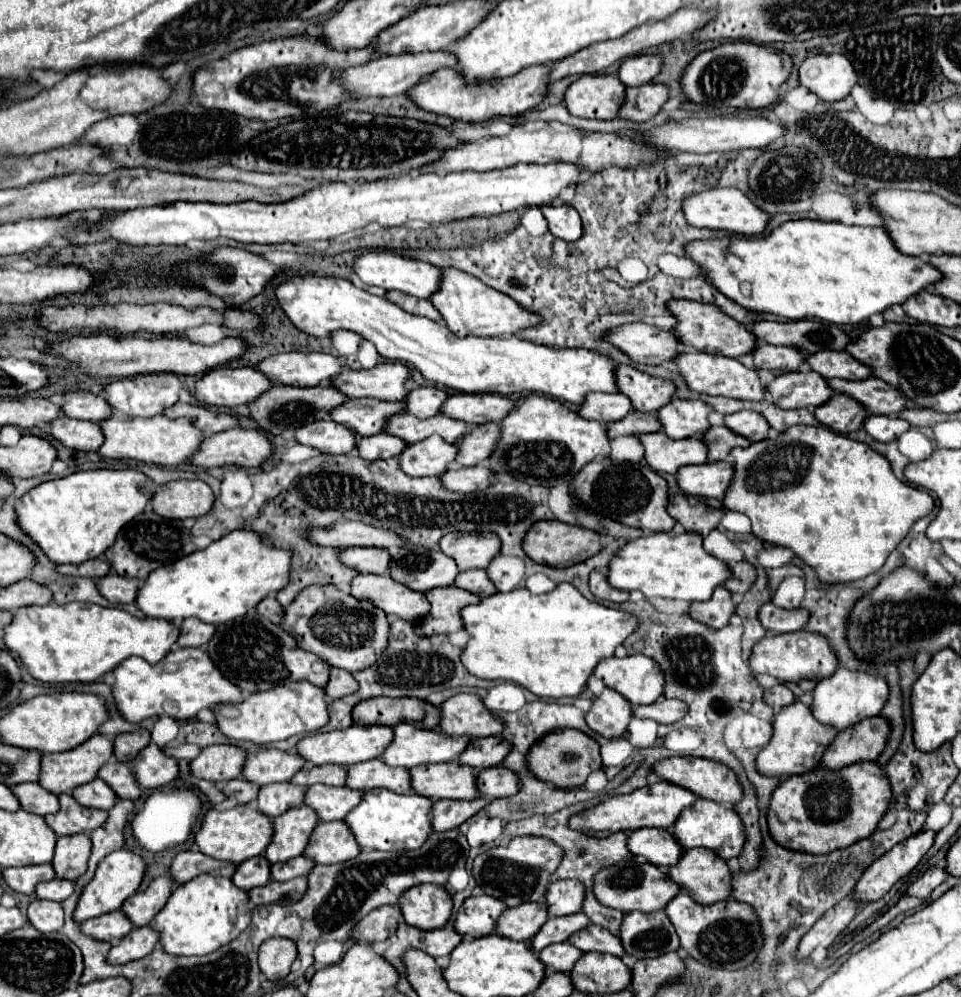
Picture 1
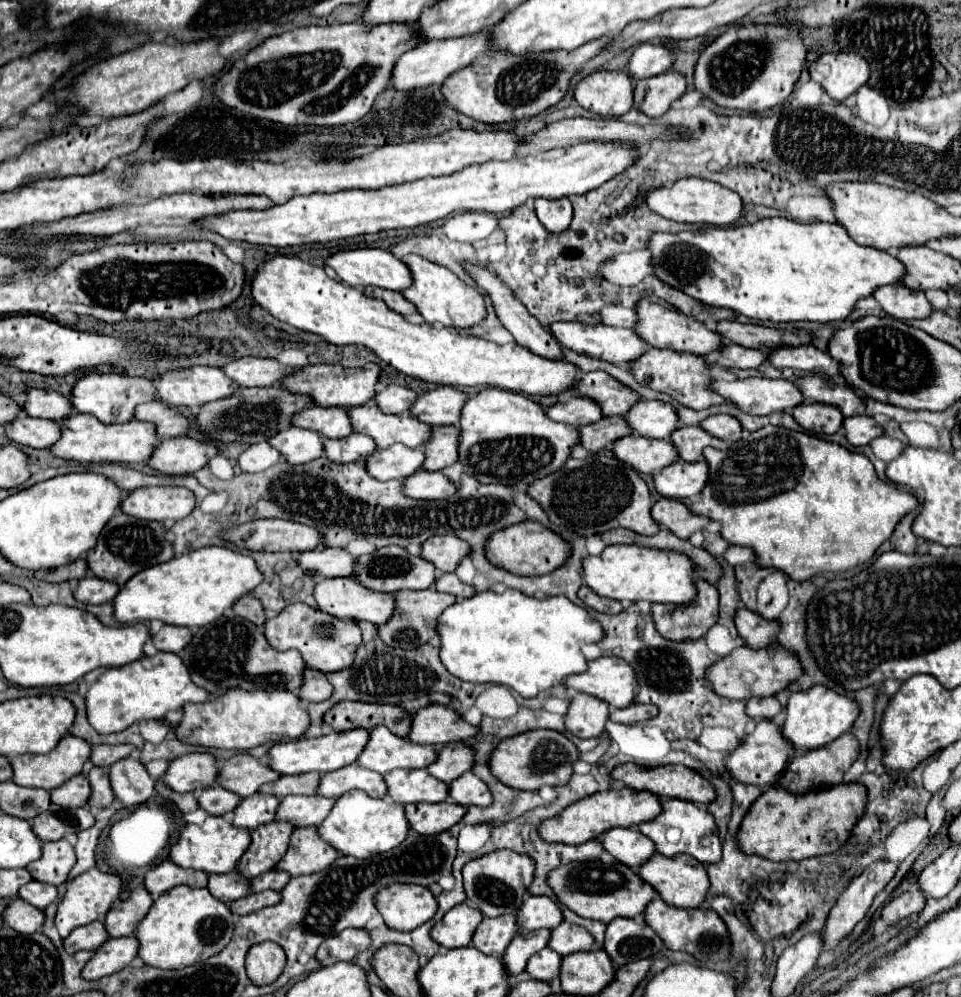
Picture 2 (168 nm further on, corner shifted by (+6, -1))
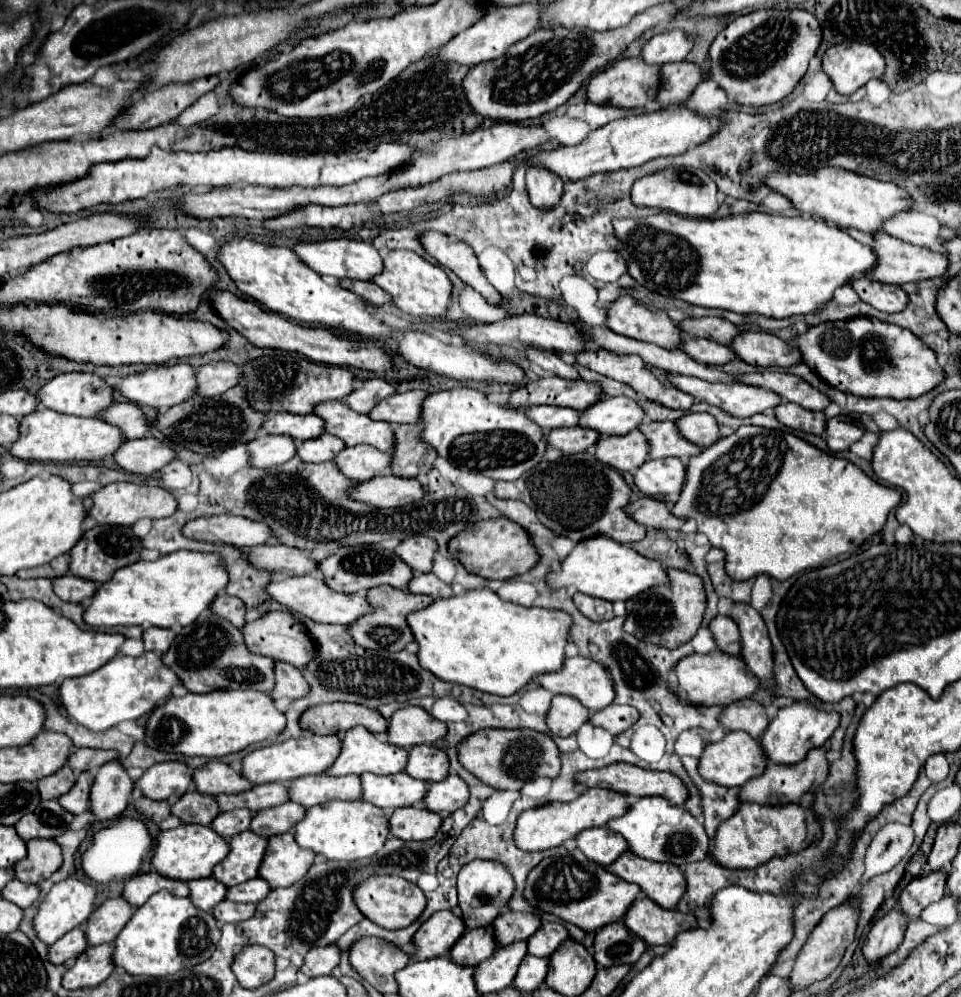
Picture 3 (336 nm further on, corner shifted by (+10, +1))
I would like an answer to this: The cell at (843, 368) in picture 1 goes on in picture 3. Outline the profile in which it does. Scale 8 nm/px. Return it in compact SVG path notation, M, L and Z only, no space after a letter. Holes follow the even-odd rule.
M741 330L733 338L731 348L739 360L751 366L767 368L767 366L791 366L795 362L801 362L799 350L795 346L761 330Z

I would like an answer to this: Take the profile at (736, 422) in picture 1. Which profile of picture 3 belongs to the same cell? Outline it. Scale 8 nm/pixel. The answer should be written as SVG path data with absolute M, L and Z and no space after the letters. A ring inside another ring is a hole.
M685 414L675 426L687 442L699 448L707 448L719 440L719 426L711 414Z

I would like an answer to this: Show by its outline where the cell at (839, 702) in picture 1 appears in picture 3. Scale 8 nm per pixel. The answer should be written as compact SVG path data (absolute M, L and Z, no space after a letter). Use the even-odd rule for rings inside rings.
M793 702L791 706L781 708L777 718L773 722L769 722L759 744L761 744L761 750L769 762L797 764L805 758L805 754L809 750L823 746L835 728L837 728L837 712L827 714L827 712L813 708L807 702Z

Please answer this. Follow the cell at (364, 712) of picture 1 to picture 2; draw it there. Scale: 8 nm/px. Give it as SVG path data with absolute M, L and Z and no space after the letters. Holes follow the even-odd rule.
M339 702L331 708L325 722L337 730L353 730L353 728L365 728L373 730L375 726L383 724L393 734L405 738L413 726L413 716L401 708L391 704L367 704L367 702Z

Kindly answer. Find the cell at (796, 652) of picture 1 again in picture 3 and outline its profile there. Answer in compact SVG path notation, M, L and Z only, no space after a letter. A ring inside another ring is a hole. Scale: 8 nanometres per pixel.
M719 650L711 654L689 654L689 658L681 658L681 662L677 662L673 668L673 674L677 676L677 686L673 692L681 702L693 706L727 706L729 702L751 696L759 688L757 678L745 670L745 664L739 656L721 654Z

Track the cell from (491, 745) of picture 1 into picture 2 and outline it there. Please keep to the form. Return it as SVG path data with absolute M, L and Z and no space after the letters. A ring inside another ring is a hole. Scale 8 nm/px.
M453 742L447 744L443 750L439 750L437 762L433 762L427 770L443 780L443 782L453 782L457 780L461 774L469 772L475 764L475 752L471 746L463 744L463 742Z

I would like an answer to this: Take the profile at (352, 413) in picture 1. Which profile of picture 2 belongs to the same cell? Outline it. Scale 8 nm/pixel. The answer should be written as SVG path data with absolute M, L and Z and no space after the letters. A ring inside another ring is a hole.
M323 406L305 408L305 412L293 416L293 426L315 430L325 438L345 438L353 434L349 408L323 408Z

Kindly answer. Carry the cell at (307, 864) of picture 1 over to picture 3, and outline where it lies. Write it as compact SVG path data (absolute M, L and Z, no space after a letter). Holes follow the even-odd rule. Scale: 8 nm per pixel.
M253 878L249 882L243 882L241 886L233 886L227 890L225 900L231 902L251 902L257 904L261 902L261 898L265 898L265 894L269 894L269 884L261 882L261 878Z

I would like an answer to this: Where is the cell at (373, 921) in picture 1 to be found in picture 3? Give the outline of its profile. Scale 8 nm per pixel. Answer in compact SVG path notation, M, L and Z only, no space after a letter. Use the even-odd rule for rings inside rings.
M335 944L331 946L315 946L313 950L307 952L303 966L299 968L305 976L317 978L317 976L327 976L331 970L339 964L339 950Z

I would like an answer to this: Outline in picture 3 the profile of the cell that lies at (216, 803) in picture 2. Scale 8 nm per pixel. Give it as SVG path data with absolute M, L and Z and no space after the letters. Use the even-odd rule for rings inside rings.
M189 790L171 804L171 816L179 818L183 824L209 826L217 814L219 810L215 798L207 794L197 794L197 790Z

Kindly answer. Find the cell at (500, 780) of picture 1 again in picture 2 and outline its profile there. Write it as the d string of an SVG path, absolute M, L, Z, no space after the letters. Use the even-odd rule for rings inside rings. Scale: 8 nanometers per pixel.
M465 772L465 776L459 776L449 784L449 796L457 804L463 806L489 806L493 804L493 796L487 788L487 784L475 776L473 772Z

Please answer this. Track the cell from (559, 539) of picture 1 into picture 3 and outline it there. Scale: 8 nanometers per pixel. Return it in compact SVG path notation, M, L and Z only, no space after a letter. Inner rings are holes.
M507 518L469 524L463 532L449 540L449 554L469 574L477 574L487 580L509 580L525 574L537 564L537 550L531 544L531 538L525 534L525 530L521 530L519 524Z

